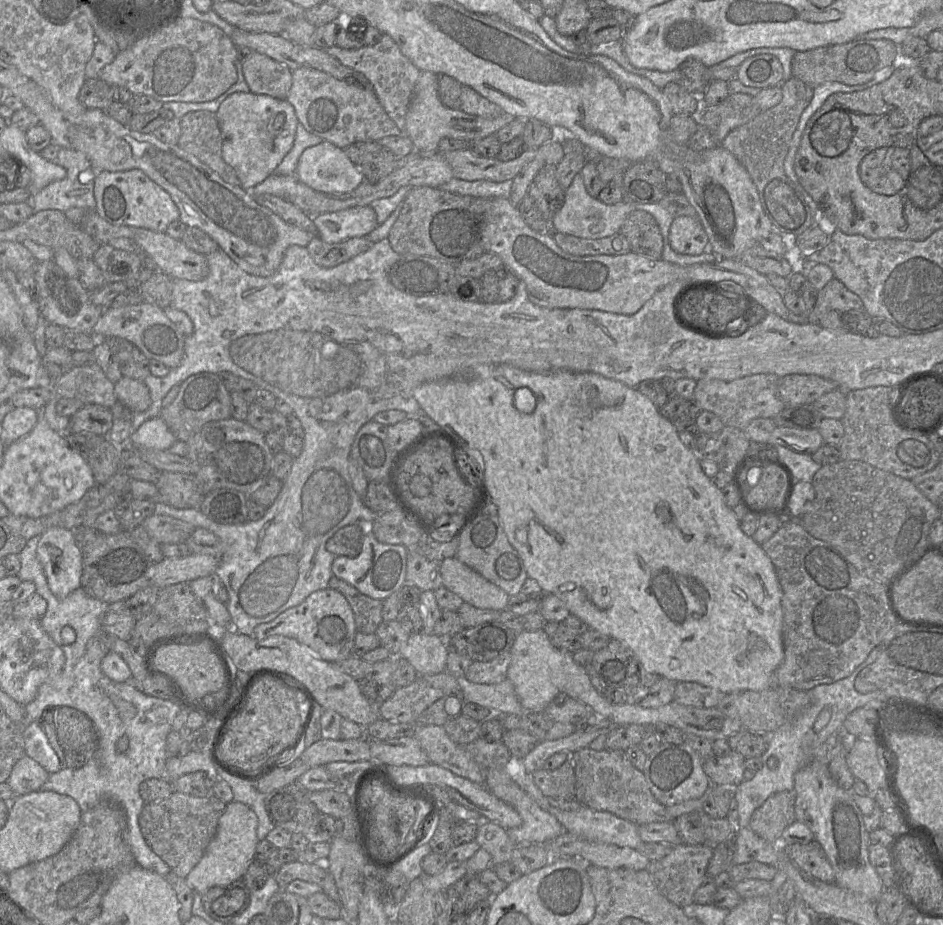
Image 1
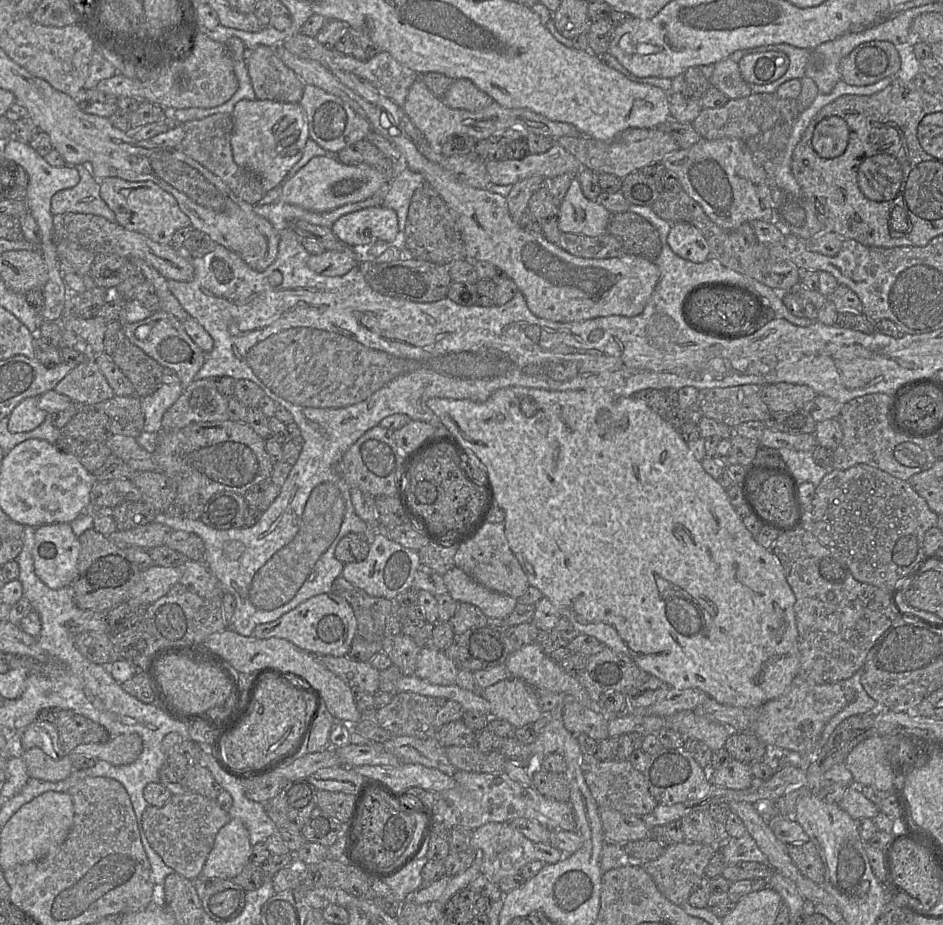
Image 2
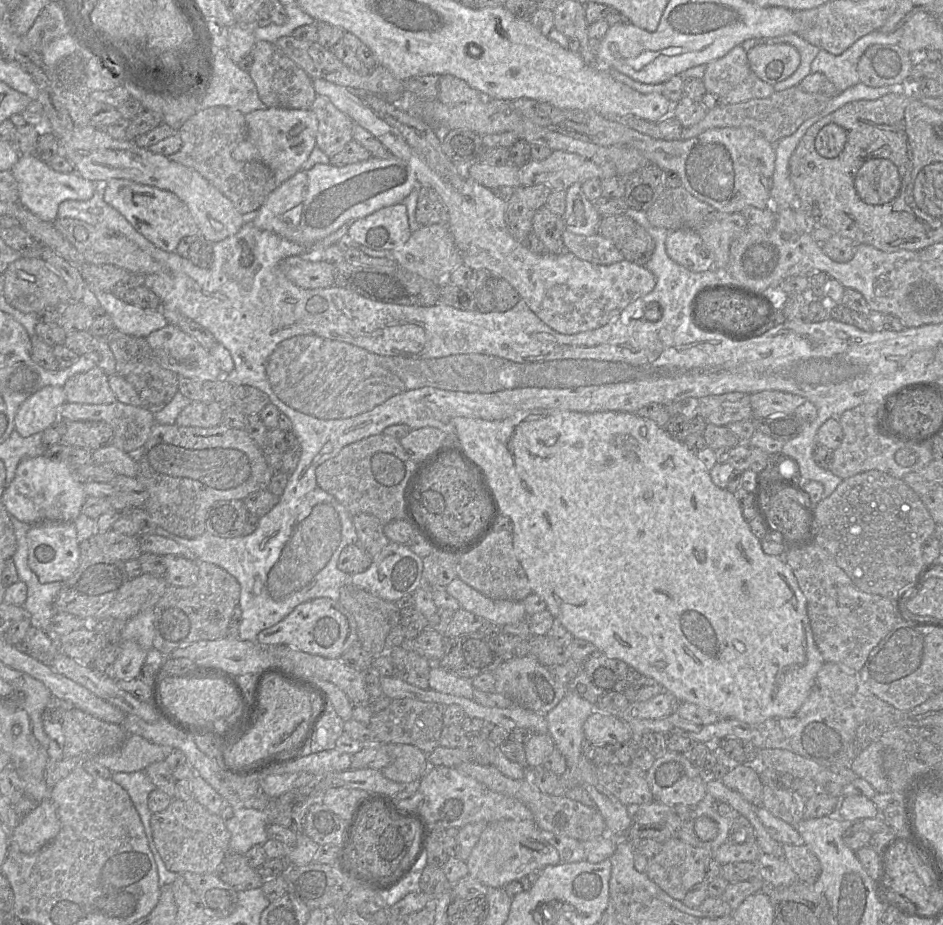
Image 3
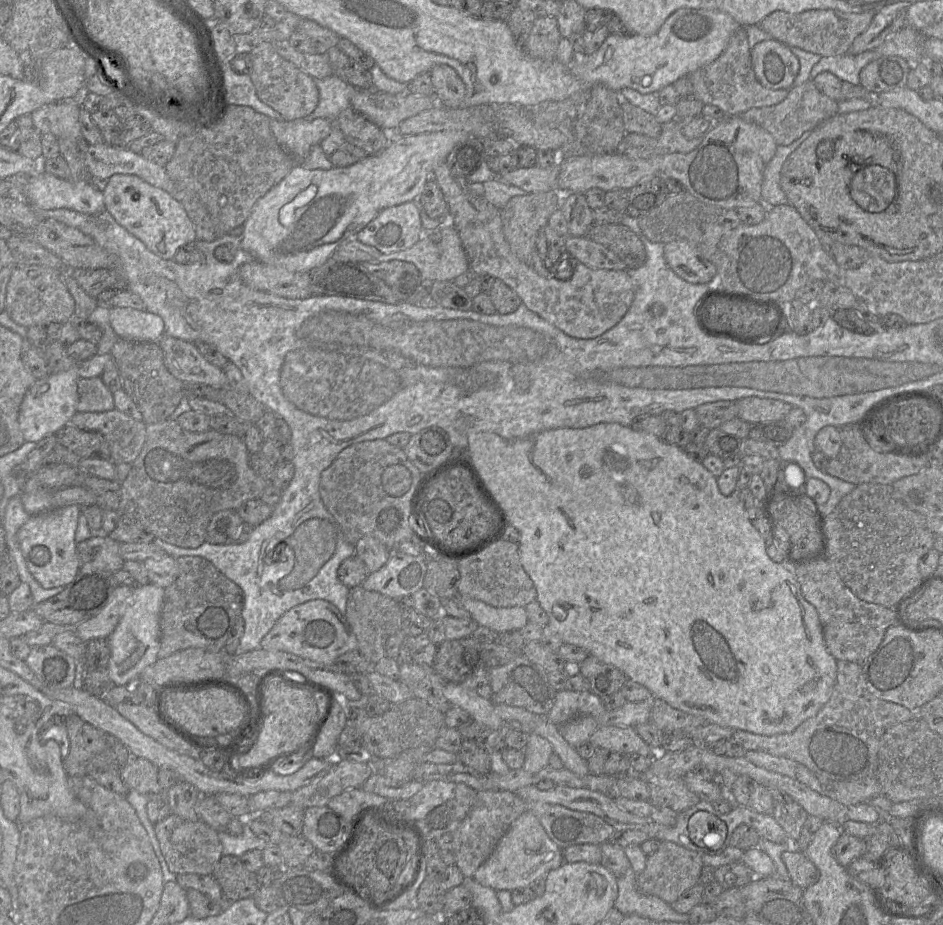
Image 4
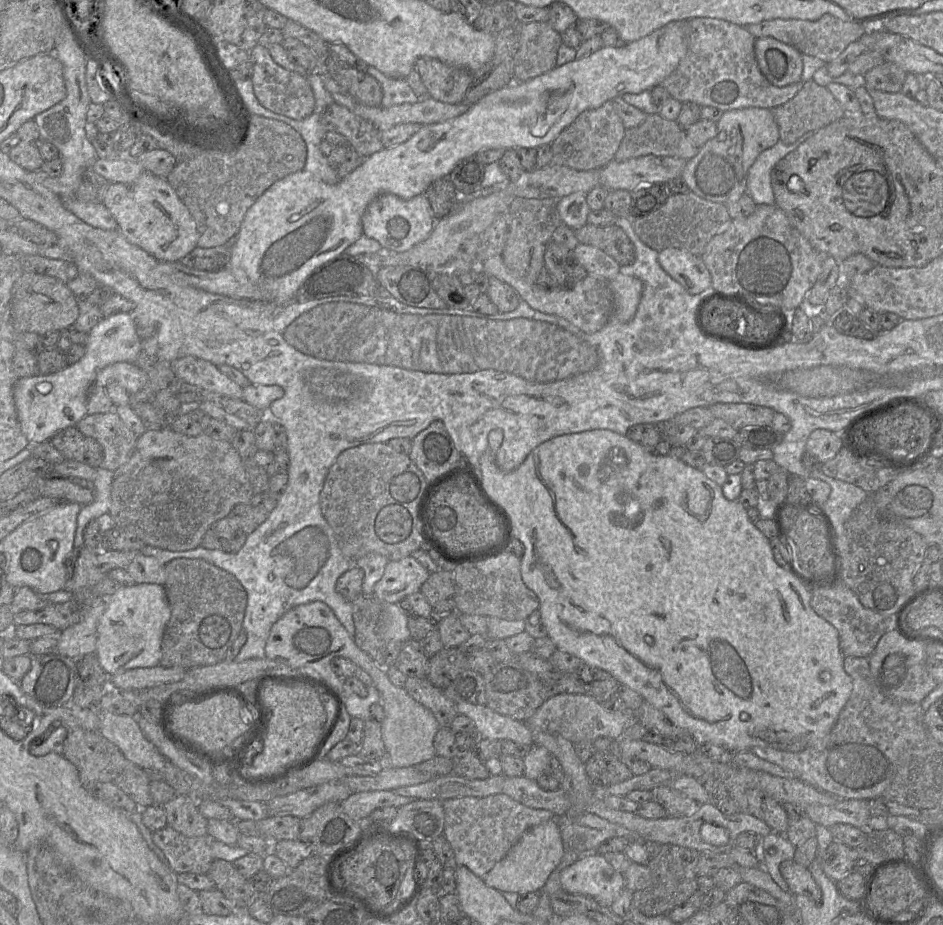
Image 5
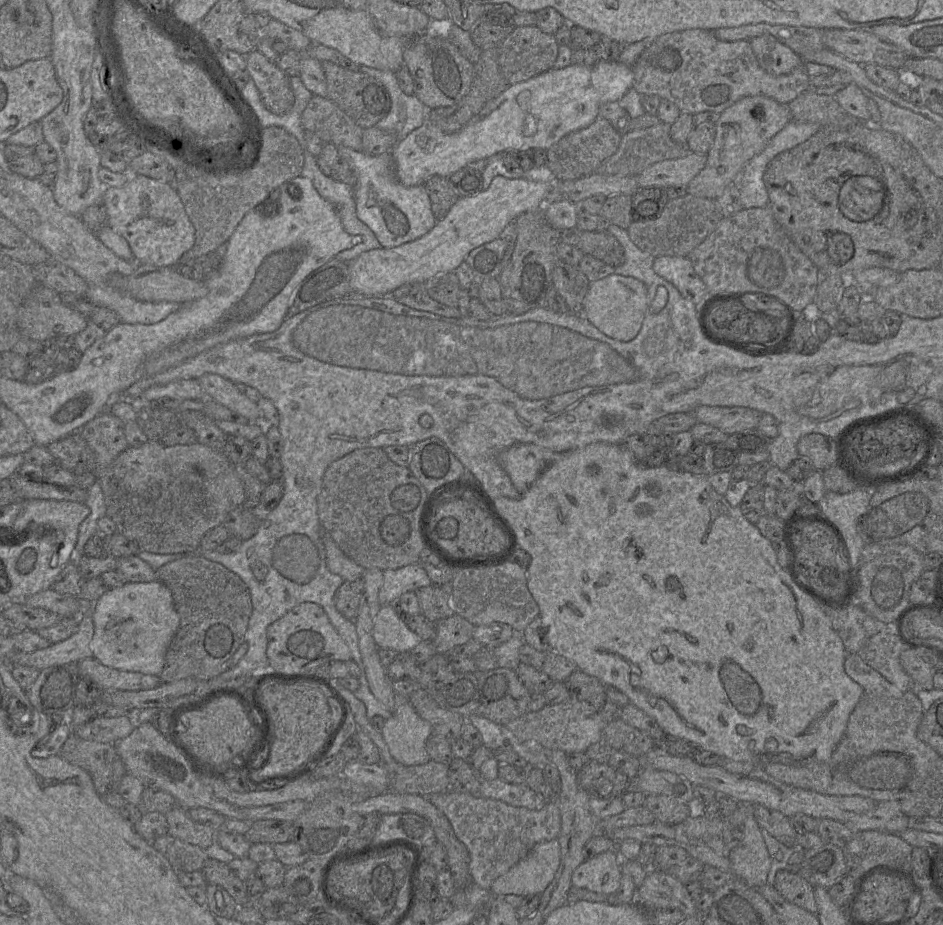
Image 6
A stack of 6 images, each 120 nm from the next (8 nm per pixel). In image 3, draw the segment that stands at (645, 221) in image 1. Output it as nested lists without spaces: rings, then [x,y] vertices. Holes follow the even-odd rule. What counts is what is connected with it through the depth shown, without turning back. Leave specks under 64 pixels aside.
[[[625,214],[602,217],[597,234],[611,240],[626,260],[640,266],[647,264],[656,248],[646,229]]]

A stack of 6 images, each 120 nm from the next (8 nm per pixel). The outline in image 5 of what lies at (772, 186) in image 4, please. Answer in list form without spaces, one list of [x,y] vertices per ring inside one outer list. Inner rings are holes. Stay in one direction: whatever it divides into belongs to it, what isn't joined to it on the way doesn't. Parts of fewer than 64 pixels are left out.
[[[809,131],[792,144],[784,144],[780,140],[771,148],[763,151],[750,167],[747,177],[746,193],[757,205],[772,205],[775,196],[771,185],[773,167],[787,154],[797,149],[802,143],[814,135]]]

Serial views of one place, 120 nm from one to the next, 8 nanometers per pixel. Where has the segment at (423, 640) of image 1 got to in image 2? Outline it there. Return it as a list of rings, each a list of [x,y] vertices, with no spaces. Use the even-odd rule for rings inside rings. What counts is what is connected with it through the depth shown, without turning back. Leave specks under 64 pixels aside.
[[[421,647],[415,675],[435,685],[448,686],[456,683],[459,669],[443,651]]]

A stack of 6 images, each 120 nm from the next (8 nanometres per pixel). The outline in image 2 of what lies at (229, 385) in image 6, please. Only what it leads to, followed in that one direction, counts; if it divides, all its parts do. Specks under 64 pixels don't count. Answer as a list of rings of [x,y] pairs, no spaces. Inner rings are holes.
[[[162,310],[154,311],[148,318],[123,324],[128,339],[162,367],[173,370],[180,379],[183,390],[195,380],[195,375],[205,361],[204,353],[187,335],[182,322]]]

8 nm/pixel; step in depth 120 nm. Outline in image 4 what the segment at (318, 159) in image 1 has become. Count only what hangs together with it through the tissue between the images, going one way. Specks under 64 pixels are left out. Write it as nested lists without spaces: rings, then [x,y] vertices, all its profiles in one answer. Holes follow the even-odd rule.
[[[490,123],[474,126],[471,133],[446,130],[411,136],[392,136],[388,147],[381,153],[367,156],[349,167],[307,170],[301,164],[296,164],[281,182],[254,204],[243,225],[241,246],[261,263],[282,267],[291,272],[308,273],[324,264],[341,244],[355,238],[381,210],[419,198],[425,184],[432,179],[434,170],[446,162],[447,156],[458,143],[470,137],[486,139],[492,136],[493,124]]]

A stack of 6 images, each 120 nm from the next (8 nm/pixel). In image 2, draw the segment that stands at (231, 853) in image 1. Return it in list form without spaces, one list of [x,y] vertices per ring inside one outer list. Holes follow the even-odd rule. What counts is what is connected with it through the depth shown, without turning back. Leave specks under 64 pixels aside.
[[[232,818],[216,834],[199,877],[233,879],[250,861],[249,832],[240,819]]]

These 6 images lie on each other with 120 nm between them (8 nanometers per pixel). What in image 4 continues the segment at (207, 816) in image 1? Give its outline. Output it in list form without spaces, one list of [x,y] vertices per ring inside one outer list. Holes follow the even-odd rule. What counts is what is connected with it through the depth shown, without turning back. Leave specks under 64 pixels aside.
[[[175,814],[154,824],[161,852],[169,870],[176,874],[211,875],[223,856],[218,831],[202,820],[188,821]]]

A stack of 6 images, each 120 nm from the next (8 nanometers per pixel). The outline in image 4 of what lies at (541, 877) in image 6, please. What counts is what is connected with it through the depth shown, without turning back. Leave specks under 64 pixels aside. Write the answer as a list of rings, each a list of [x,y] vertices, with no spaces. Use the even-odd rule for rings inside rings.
[[[526,811],[520,815],[502,836],[489,858],[479,866],[473,879],[485,887],[512,891],[526,888],[564,862],[562,850],[550,839],[538,818]]]

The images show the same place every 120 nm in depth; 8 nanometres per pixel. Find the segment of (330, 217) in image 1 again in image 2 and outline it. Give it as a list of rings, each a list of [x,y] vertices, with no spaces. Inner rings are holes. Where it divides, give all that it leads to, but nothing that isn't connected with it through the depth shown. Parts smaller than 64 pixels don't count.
[[[382,205],[347,213],[330,229],[340,241],[352,248],[369,246],[378,241],[392,245],[401,238],[397,213]]]

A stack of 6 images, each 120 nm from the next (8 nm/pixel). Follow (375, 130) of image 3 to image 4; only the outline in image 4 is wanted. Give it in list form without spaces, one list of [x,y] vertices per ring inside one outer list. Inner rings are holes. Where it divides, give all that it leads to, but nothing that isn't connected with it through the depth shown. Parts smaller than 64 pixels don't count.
[[[501,213],[487,222],[473,223],[462,228],[459,231],[459,237],[467,255],[469,267],[475,275],[489,275],[502,280],[520,297],[529,310],[571,337],[592,339],[602,335],[622,319],[634,299],[635,291],[627,270],[592,269],[578,262],[573,275],[568,280],[561,280],[554,276],[540,276],[512,251],[503,233]]]

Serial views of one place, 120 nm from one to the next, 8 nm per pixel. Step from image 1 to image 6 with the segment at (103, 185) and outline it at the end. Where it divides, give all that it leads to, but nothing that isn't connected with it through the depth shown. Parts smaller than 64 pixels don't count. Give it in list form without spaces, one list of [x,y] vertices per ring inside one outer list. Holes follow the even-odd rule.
[[[130,174],[129,181],[123,187],[104,189],[103,203],[107,225],[127,241],[137,264],[176,267],[180,258],[195,243],[194,226],[174,184]]]

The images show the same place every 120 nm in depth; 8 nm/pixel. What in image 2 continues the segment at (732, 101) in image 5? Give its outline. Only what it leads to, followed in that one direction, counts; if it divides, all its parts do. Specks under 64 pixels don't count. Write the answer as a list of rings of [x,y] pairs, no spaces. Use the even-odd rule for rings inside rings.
[[[729,57],[715,64],[709,83],[729,99],[743,98],[752,94],[750,85],[741,76],[738,63]]]

